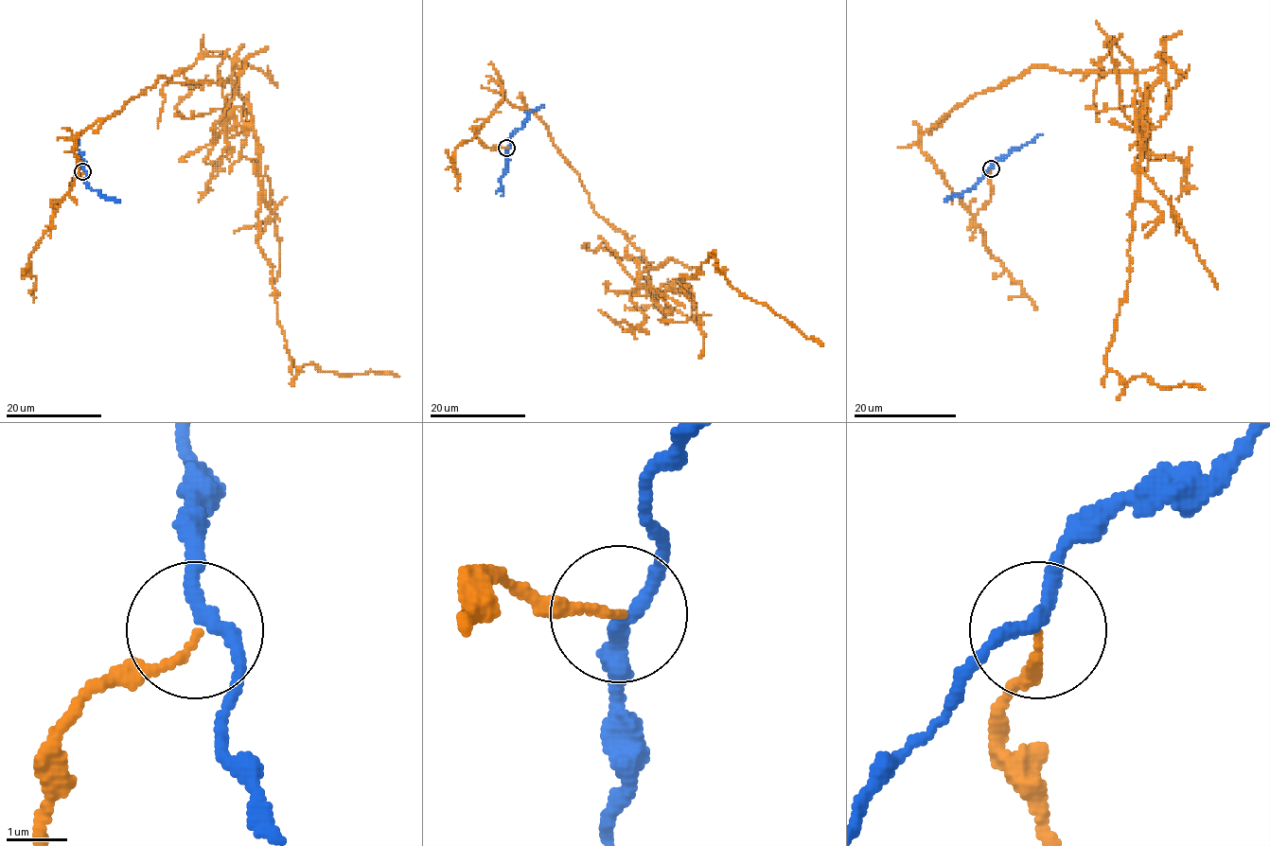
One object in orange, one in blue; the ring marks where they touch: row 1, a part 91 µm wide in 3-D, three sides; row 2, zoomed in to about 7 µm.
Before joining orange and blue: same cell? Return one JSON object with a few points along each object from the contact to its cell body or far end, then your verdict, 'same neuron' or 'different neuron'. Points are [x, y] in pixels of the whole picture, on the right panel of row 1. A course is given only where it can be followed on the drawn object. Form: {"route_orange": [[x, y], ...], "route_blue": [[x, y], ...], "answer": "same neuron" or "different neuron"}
{"route_orange": [[991, 168], [973, 215], [921, 136], [1032, 66], [1133, 71], [1140, 183], [1106, 366], [1205, 389]], "route_blue": [[991, 168], [975, 186], [944, 201]], "answer": "different neuron"}

